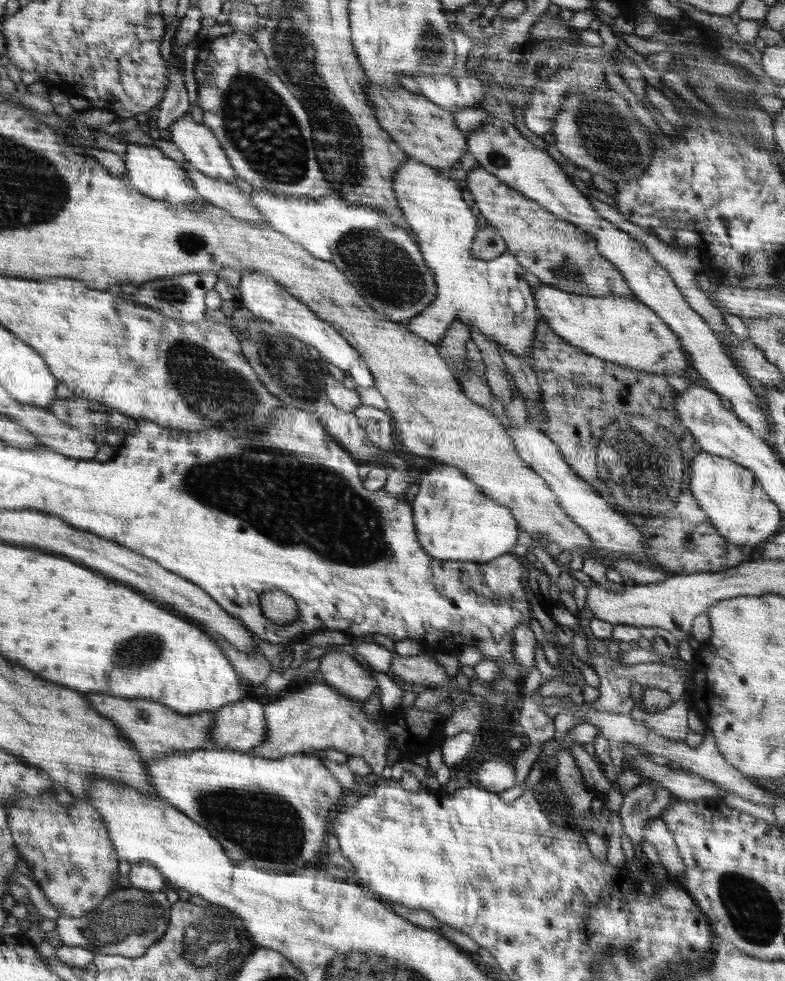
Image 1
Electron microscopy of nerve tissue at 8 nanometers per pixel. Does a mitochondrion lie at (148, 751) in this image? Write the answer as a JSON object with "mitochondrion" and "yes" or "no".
{"mitochondrion":"no"}

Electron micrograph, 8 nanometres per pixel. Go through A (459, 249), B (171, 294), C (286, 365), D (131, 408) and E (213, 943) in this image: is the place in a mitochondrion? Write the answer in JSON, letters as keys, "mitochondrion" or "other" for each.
{"A":"other","B":"mitochondrion","C":"mitochondrion","D":"other","E":"mitochondrion"}

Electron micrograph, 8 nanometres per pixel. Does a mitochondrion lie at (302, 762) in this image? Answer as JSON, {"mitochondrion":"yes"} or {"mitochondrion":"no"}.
{"mitochondrion":"no"}

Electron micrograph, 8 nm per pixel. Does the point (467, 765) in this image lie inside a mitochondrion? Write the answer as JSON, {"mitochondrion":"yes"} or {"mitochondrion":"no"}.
{"mitochondrion":"no"}

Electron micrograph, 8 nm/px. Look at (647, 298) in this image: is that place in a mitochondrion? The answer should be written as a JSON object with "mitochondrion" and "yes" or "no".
{"mitochondrion":"no"}

